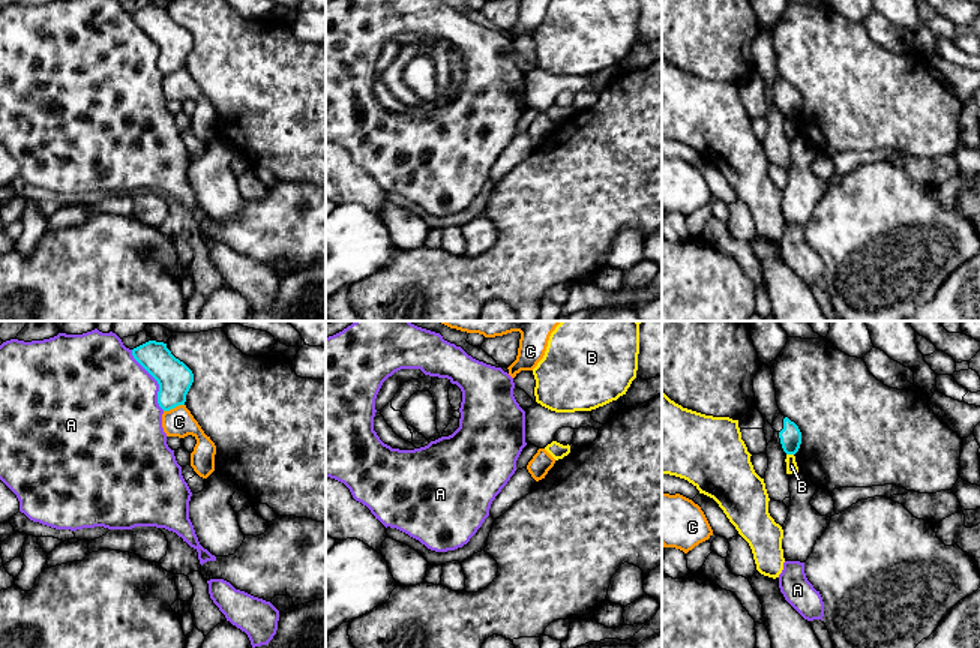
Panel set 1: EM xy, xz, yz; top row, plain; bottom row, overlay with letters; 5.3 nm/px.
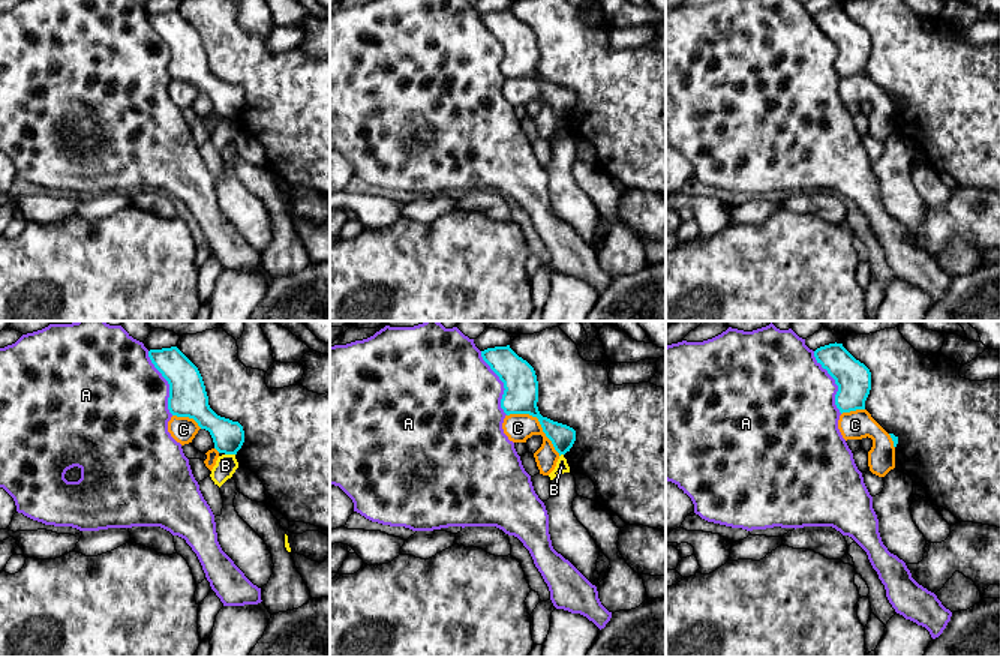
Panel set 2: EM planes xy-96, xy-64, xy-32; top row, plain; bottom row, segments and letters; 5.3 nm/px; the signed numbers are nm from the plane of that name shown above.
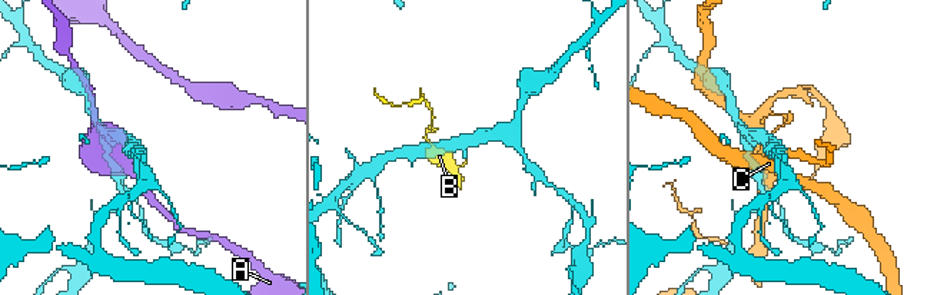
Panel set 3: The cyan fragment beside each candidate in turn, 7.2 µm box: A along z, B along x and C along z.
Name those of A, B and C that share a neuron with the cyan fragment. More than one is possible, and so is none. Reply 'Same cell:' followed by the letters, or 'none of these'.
Same cell: none of these

